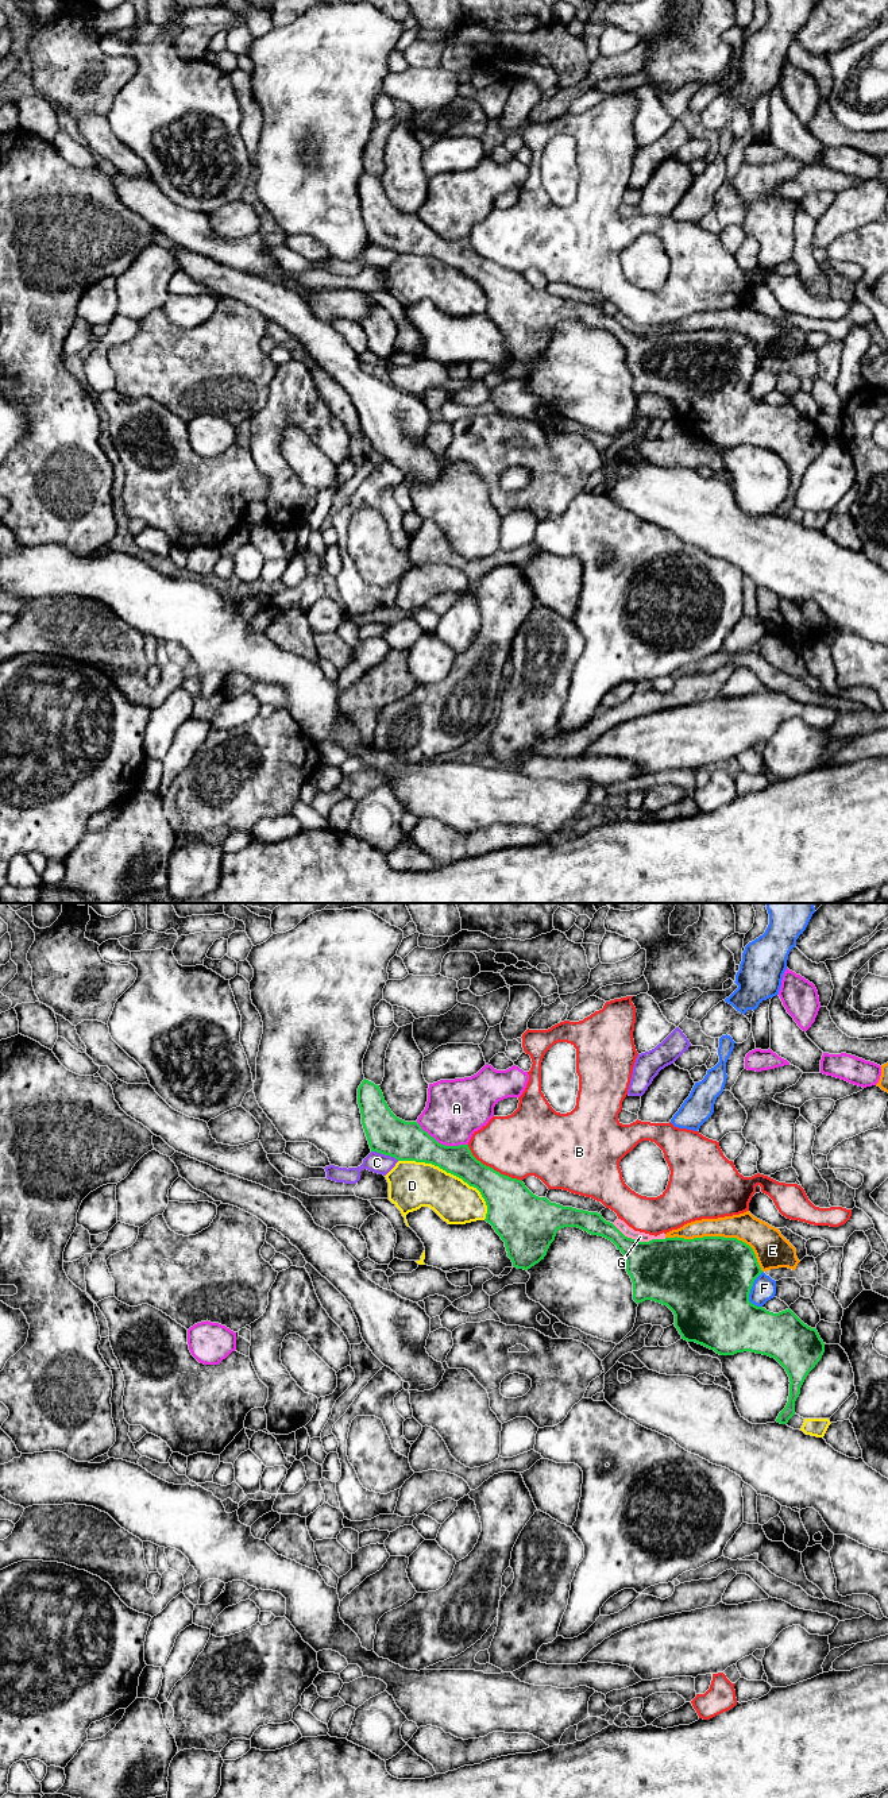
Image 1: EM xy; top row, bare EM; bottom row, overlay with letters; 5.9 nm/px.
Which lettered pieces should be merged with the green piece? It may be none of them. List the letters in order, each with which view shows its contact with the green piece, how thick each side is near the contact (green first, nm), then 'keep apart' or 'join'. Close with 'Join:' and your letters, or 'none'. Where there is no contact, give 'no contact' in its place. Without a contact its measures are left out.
A: meets green in xy; 240 nm thick on the green side, 360 nm on the other; keep apart
B: meets green in xy; 280 nm thick on the green side, 380 nm on the other; keep apart
C: meets green in xy; 240 nm thick on the green side, 120 nm on the other; keep apart
D: meets green in xy; 180 nm thick on the green side, 280 nm on the other; keep apart
E: meets green in xy; 480 nm thick on the green side, 170 nm on the other; keep apart
F: meets green in xy; 500 nm thick on the green side, 140 nm on the other; keep apart
G: meets green in xy; 380 nm thick on the green side, 60 nm on the other; keep apart
Join: none

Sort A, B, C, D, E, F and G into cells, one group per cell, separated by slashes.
A / B / C / D / E G / F

